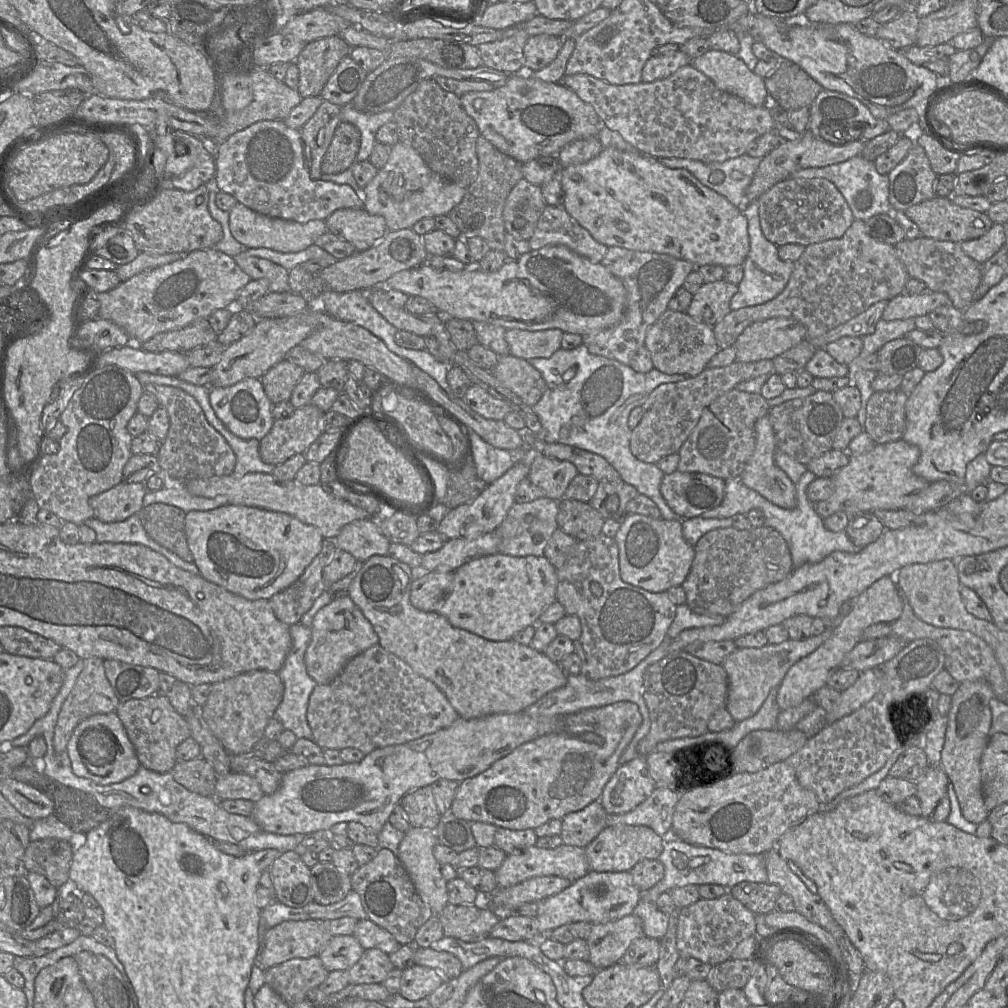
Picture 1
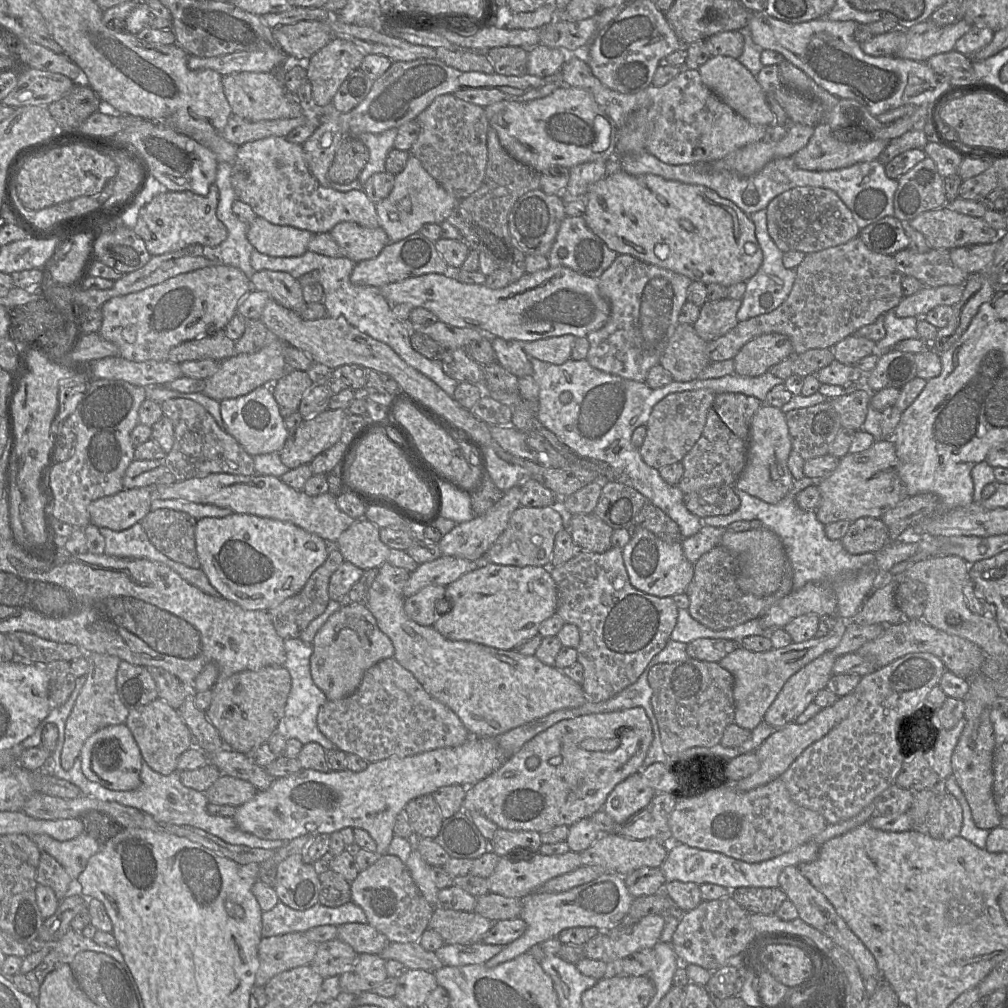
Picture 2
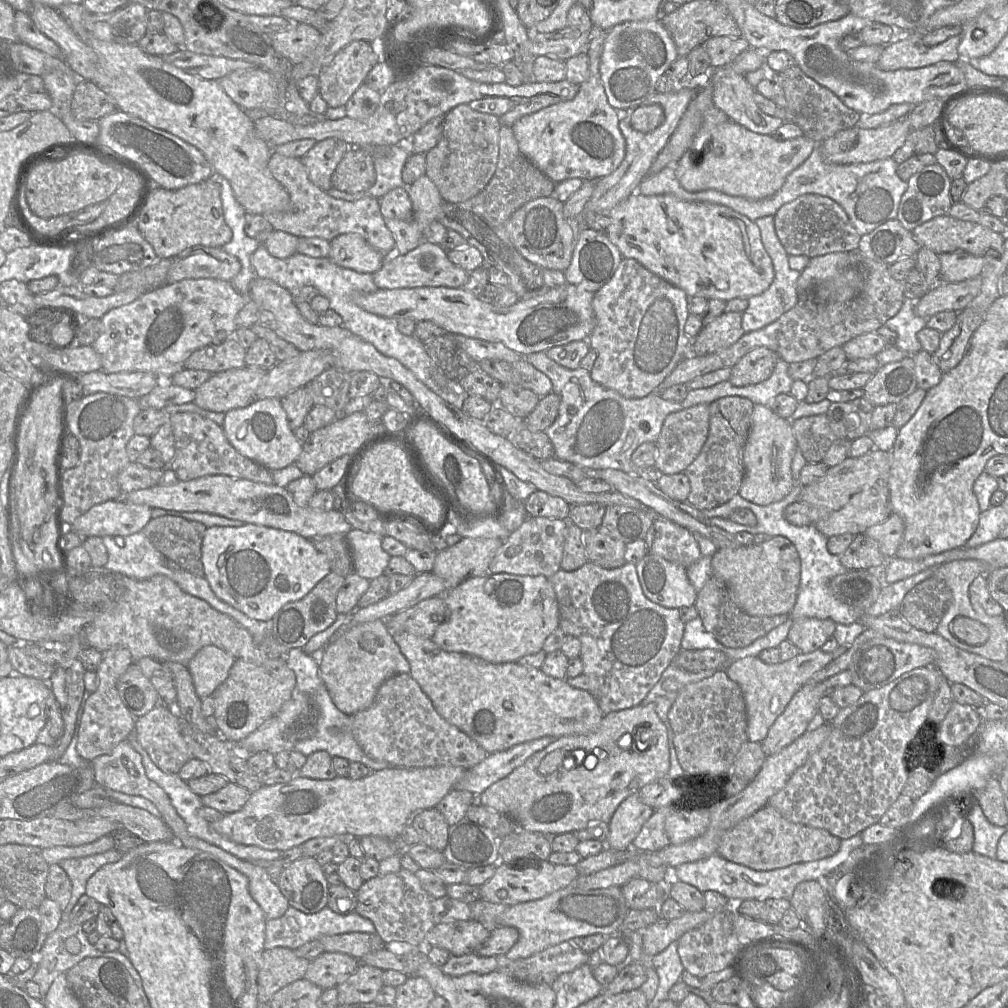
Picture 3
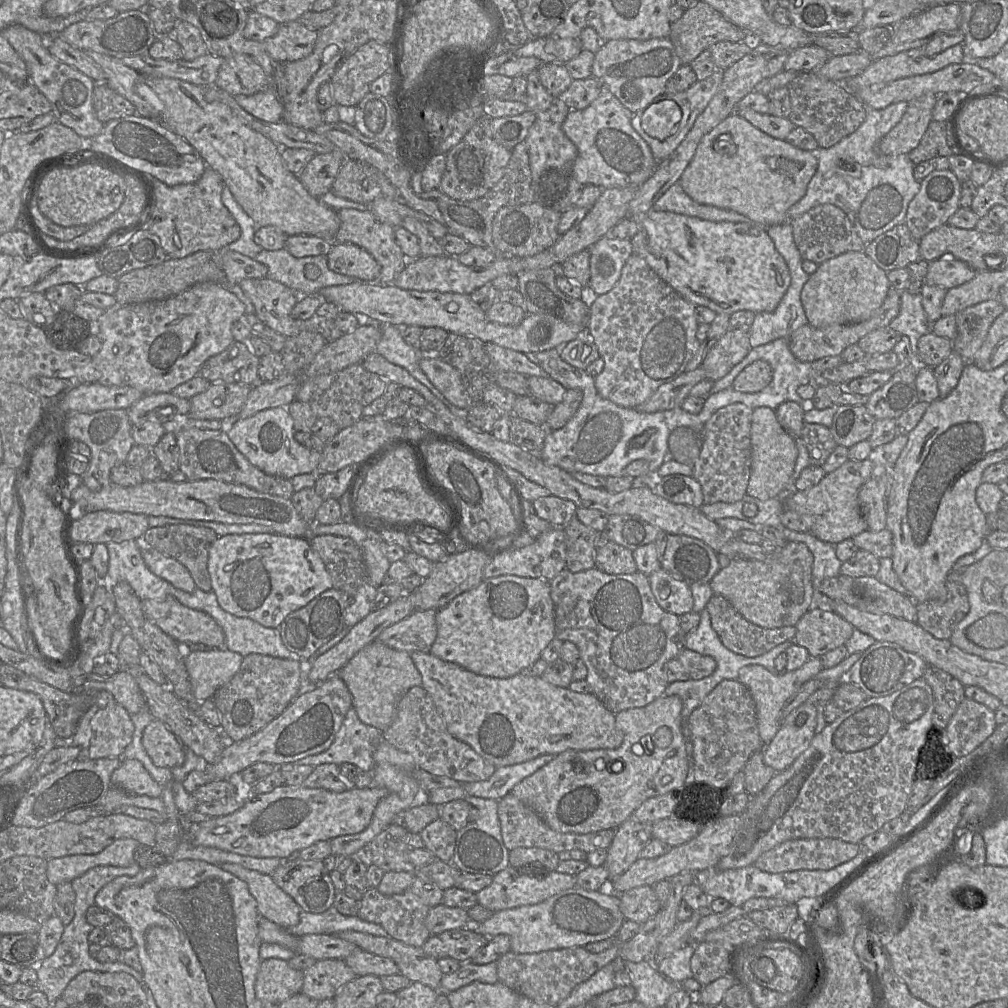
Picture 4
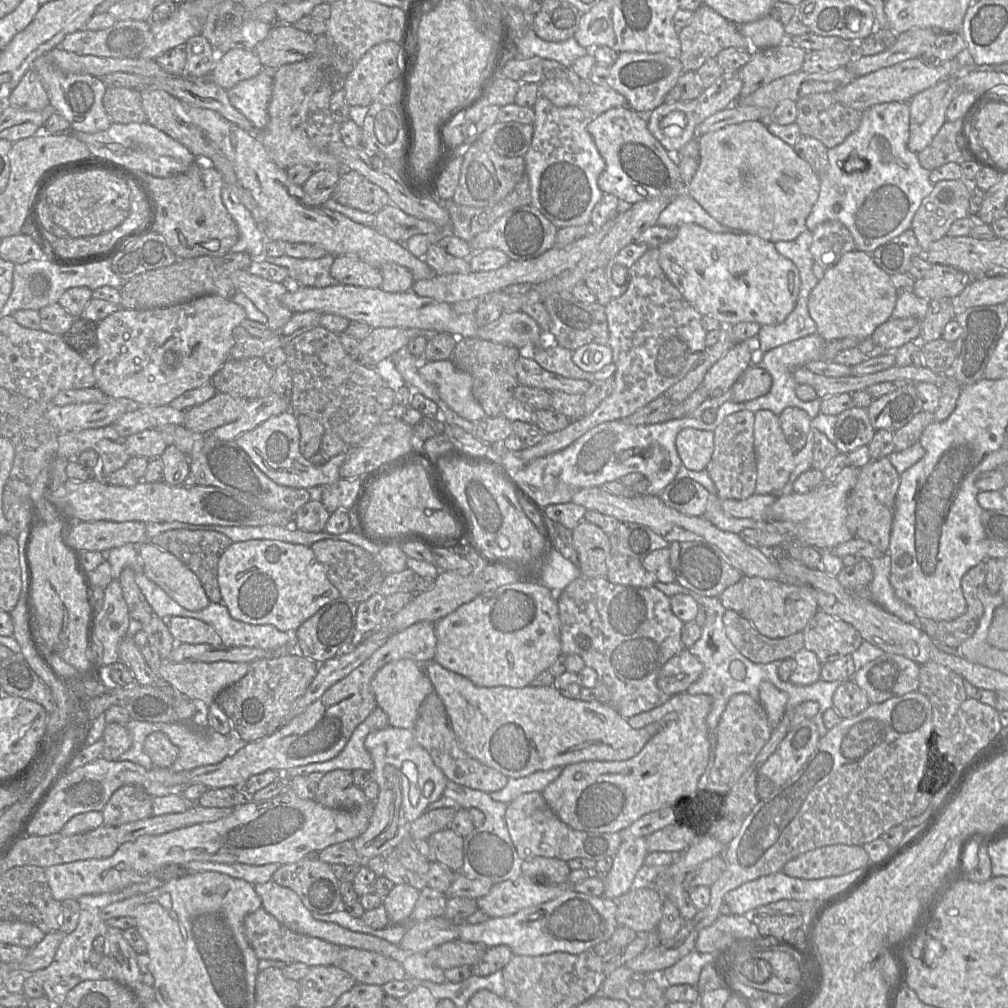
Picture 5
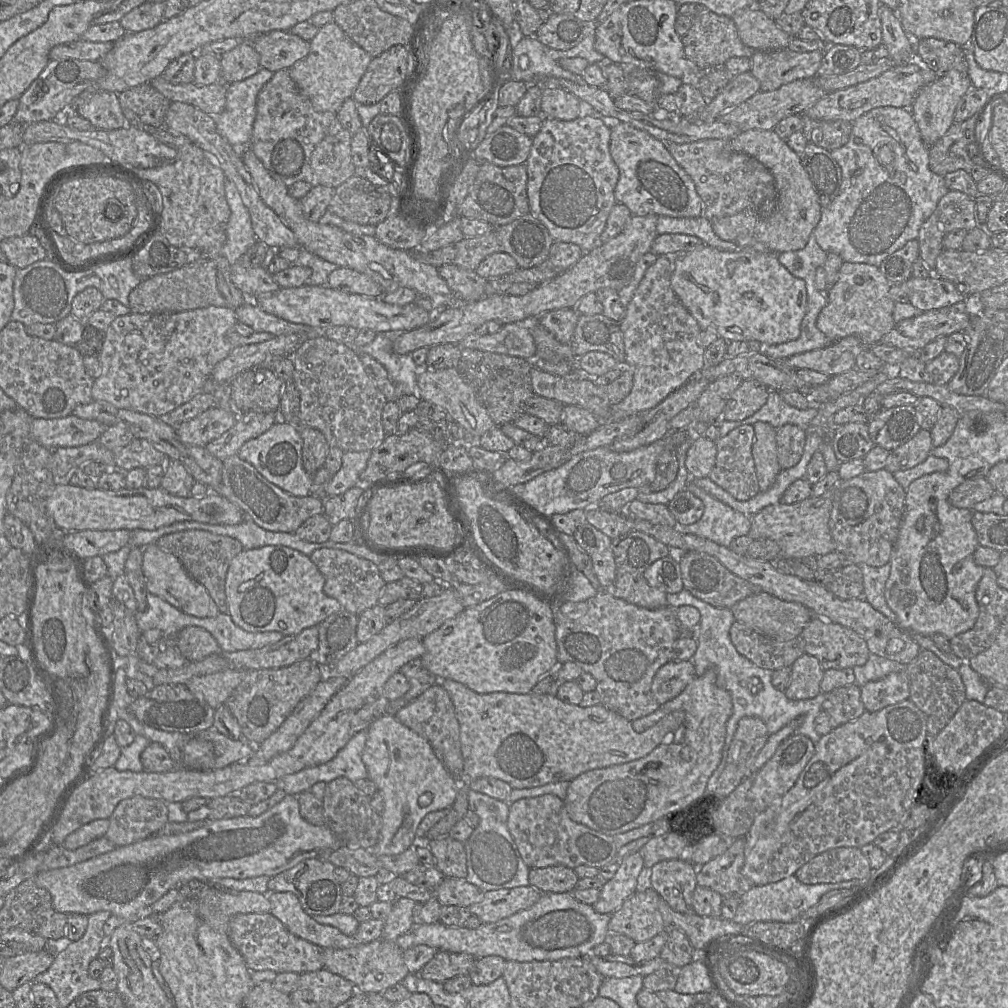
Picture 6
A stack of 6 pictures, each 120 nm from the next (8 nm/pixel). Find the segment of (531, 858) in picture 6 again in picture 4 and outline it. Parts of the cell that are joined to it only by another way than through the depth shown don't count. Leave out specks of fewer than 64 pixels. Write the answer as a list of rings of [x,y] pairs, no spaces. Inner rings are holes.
[[[511,793],[498,800],[498,817],[500,820],[503,843],[509,851],[519,847],[538,847],[555,853],[579,849],[588,854],[595,850],[607,850],[616,832],[616,829],[605,829],[586,834],[555,831],[546,824],[539,814],[526,806]]]

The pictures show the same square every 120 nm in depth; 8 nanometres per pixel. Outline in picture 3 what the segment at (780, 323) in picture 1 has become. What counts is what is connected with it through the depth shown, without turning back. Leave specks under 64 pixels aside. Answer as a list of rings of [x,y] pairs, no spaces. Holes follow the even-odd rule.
[[[756,347],[746,353],[732,368],[729,381],[737,387],[758,384],[774,371],[779,355],[767,348]]]

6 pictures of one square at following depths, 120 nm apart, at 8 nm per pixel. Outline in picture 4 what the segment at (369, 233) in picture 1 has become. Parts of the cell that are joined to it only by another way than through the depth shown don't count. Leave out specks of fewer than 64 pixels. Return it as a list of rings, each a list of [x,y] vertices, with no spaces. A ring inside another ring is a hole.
[[[334,243],[326,255],[329,268],[357,281],[375,282],[381,267],[375,258],[362,247],[353,243]]]

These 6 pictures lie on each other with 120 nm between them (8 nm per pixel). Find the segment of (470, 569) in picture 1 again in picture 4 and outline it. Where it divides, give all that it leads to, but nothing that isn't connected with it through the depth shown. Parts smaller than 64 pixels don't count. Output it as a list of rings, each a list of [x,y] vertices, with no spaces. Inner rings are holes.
[[[516,575],[483,579],[479,585],[461,593],[437,610],[436,624],[437,637],[431,647],[431,654],[478,675],[493,678],[512,677],[540,659],[543,650],[556,637],[555,607],[550,581]]]

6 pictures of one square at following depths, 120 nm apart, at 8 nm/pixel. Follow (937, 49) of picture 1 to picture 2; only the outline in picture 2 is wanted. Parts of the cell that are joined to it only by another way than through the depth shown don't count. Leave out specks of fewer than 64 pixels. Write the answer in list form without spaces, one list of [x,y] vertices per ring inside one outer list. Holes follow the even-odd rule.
[[[957,50],[936,54],[926,61],[938,74],[946,77],[951,85],[958,87],[970,87],[991,84],[981,82],[973,70],[972,61],[969,57]]]

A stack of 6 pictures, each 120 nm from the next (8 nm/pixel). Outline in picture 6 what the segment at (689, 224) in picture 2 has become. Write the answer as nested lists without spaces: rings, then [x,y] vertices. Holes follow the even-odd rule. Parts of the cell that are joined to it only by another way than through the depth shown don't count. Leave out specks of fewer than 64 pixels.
[[[701,243],[674,258],[671,285],[680,302],[696,319],[699,326],[701,328],[714,328],[719,337],[725,341],[758,341],[766,344],[782,344],[796,340],[800,335],[801,322],[807,311],[807,288],[804,280],[792,275],[787,268],[780,263],[777,253],[773,251],[764,253],[743,249],[724,251]]]

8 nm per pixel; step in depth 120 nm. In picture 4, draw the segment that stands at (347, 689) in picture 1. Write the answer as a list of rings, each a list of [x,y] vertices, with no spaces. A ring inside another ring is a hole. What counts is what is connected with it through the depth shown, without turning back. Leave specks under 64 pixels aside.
[[[422,686],[410,688],[399,699],[395,718],[382,731],[382,737],[398,750],[411,754],[419,768],[453,778],[459,783],[488,780],[497,769],[495,764],[483,758],[470,745],[449,733],[432,697]]]

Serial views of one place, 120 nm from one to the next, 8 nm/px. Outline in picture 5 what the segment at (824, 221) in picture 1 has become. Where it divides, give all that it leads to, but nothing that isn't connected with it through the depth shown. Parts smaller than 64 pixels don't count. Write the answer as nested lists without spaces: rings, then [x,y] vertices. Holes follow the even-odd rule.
[[[828,220],[819,224],[812,231],[811,253],[814,261],[827,270],[856,246],[850,231],[838,220]]]

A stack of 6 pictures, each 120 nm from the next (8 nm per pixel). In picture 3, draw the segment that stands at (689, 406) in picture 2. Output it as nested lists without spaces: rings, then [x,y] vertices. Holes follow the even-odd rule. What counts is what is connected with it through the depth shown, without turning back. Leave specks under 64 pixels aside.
[[[698,404],[669,414],[663,423],[656,446],[655,467],[663,474],[677,474],[695,460],[709,432],[710,405]]]

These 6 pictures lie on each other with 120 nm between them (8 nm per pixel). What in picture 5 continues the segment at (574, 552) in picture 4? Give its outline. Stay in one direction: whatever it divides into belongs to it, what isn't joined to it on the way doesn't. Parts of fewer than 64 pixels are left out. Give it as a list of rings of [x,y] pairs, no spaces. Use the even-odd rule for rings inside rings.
[[[583,519],[572,529],[572,538],[582,575],[606,576],[611,554],[609,535],[599,526]]]

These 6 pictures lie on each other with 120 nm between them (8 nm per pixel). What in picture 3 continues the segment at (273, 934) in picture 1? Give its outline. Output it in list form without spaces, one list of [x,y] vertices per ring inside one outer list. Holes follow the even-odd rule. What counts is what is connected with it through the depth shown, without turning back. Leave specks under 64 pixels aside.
[[[286,947],[264,950],[257,984],[258,1002],[269,1003],[272,996],[284,986],[304,978],[311,961],[299,957]]]

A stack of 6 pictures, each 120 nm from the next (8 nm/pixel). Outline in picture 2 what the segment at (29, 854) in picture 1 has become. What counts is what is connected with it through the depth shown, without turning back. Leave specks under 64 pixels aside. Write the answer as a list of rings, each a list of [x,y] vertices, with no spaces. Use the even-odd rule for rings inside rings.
[[[42,851],[37,867],[36,880],[38,884],[50,887],[60,901],[66,897],[72,879],[53,856],[46,851]]]

